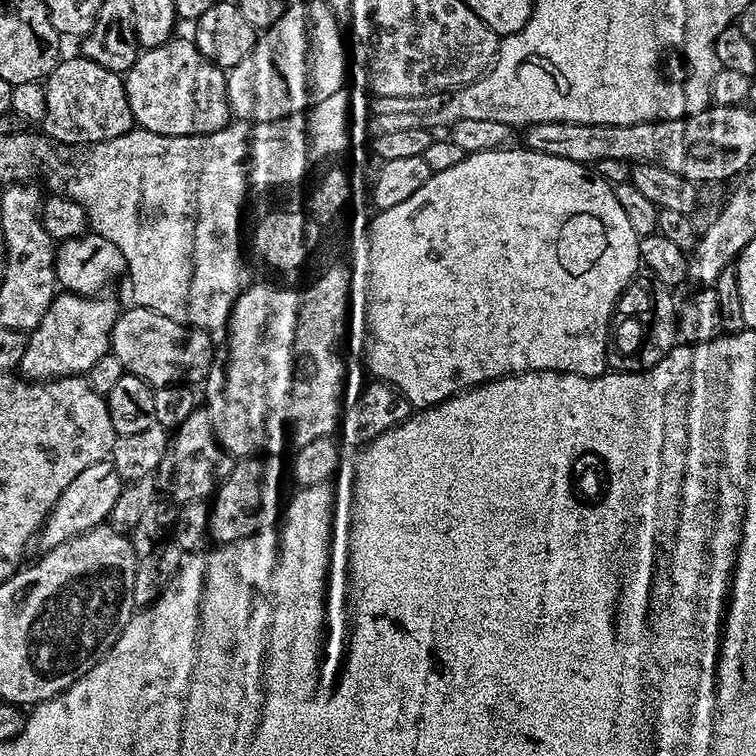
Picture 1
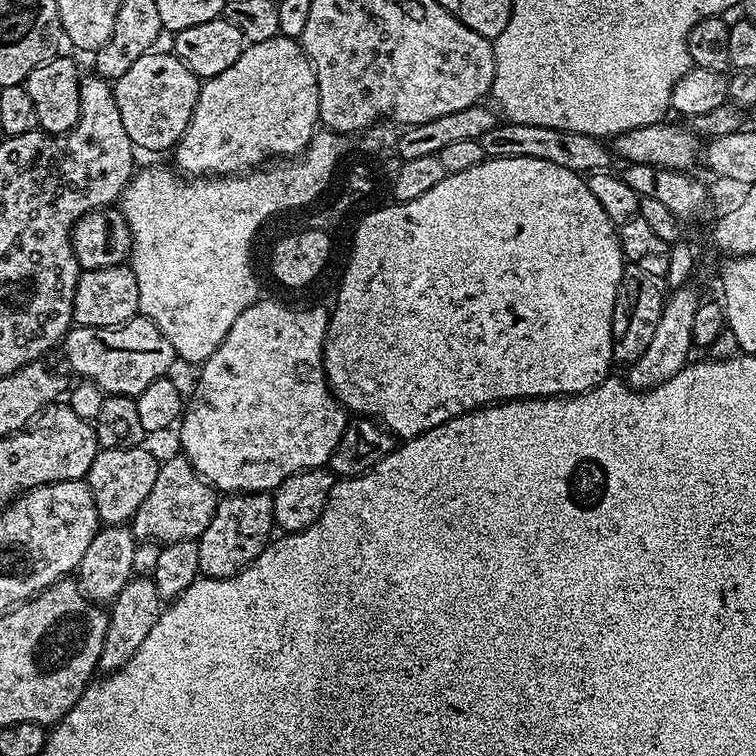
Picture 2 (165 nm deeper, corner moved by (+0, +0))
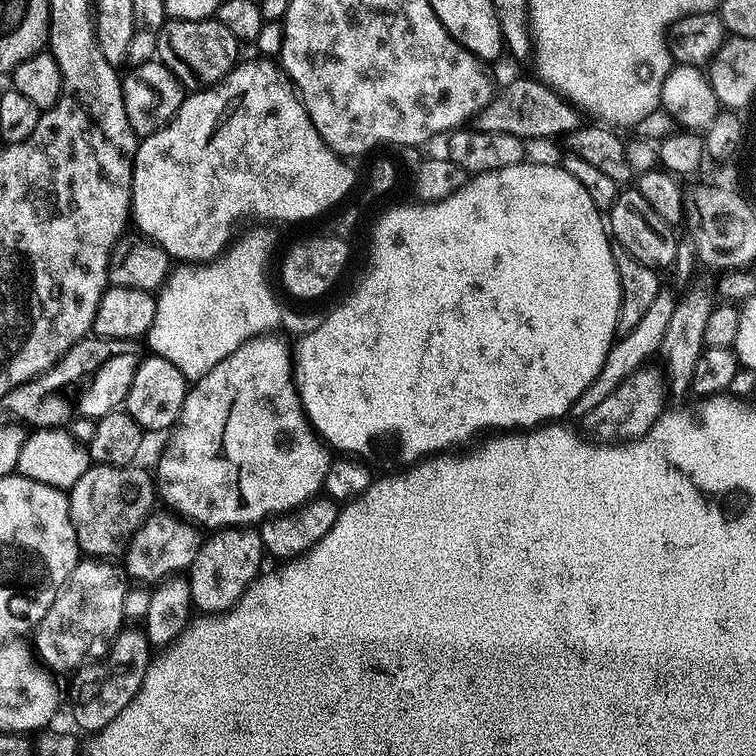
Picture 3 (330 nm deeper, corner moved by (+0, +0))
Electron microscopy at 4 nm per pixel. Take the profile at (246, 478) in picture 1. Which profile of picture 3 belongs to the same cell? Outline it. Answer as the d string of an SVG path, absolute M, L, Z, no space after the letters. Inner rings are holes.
M252 526L217 528L203 541L186 575L190 582L192 603L201 613L223 612L237 604L242 594L261 575L260 563L266 560L264 543ZM209 536L212 536L209 538Z

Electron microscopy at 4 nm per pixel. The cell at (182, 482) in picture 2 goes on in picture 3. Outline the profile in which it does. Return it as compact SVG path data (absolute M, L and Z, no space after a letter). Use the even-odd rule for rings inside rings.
M170 510L153 511L130 537L122 560L125 573L136 582L154 584L168 575L185 571L191 567L203 544L201 532L191 521Z

